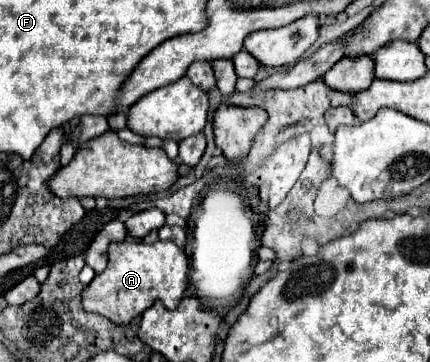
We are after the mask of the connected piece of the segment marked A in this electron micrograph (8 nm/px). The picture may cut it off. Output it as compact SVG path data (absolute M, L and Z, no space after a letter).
M113 242L109 246L109 264L97 274L89 286L81 292L81 304L85 312L109 318L113 324L129 324L141 316L155 300L161 300L165 308L173 310L183 298L187 288L189 260L181 248L173 242L143 244L143 242Z

